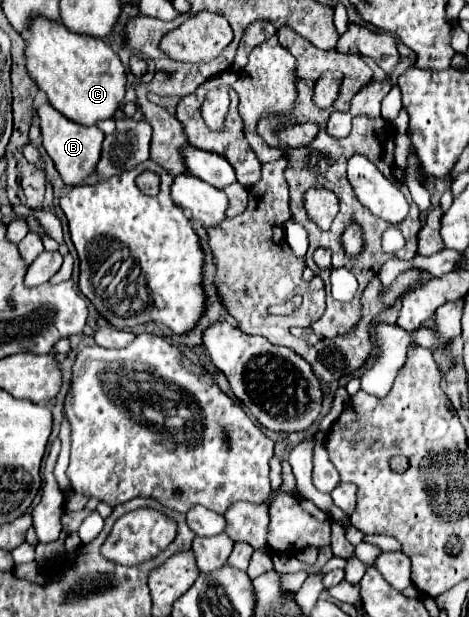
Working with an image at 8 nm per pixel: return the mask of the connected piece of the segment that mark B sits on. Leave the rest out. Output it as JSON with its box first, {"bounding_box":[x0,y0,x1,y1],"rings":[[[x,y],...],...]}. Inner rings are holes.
{"bounding_box":[37,102,105,186],"rings":[[[49,102],[43,104],[37,110],[37,114],[39,114],[41,136],[43,136],[43,148],[47,150],[47,154],[55,162],[55,168],[61,174],[61,178],[67,184],[75,186],[83,178],[93,174],[93,168],[95,168],[95,164],[99,160],[99,154],[101,154],[101,142],[103,142],[105,134],[97,126],[79,126],[79,124],[75,124],[73,120],[69,120],[61,112],[57,112]]]}

